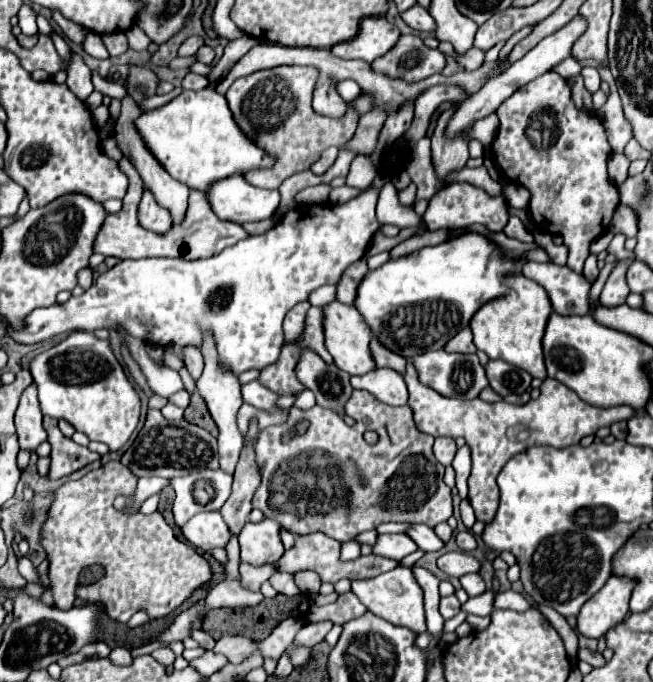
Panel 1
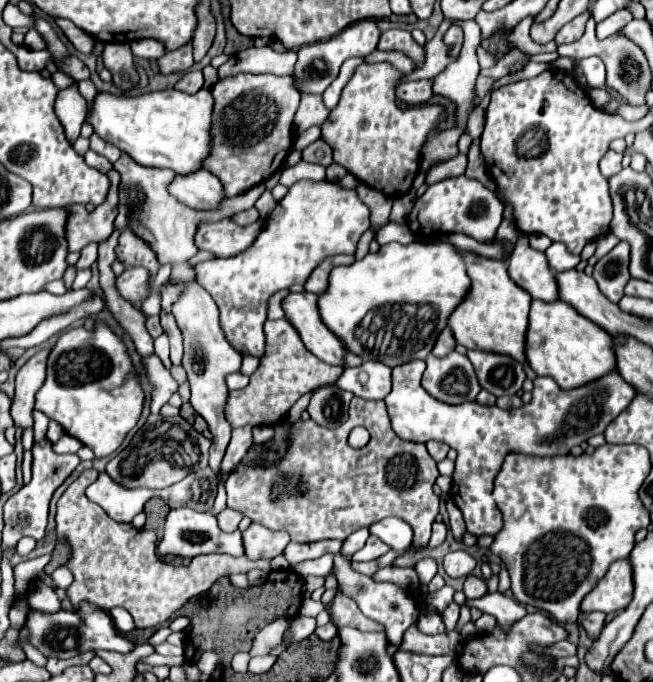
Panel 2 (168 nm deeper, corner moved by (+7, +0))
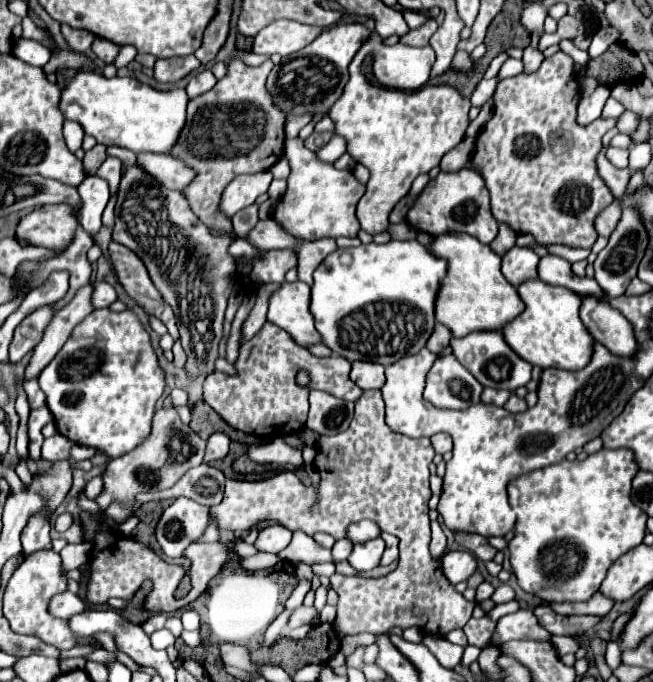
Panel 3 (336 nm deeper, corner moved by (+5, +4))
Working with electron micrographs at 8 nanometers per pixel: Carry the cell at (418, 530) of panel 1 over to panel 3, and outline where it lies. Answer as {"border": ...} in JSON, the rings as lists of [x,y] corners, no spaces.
{"border":[[[370,520],[350,524],[348,530],[346,530],[346,538],[348,538],[352,544],[366,542],[366,540],[372,540],[372,538],[376,538],[376,536],[380,536],[380,528],[378,528],[376,524],[372,524]]]}

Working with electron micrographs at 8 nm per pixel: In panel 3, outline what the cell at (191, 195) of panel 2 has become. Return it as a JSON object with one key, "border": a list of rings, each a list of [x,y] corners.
{"border":[[[144,152],[138,154],[136,164],[152,178],[156,178],[160,184],[164,184],[166,188],[172,190],[184,190],[188,180],[192,178],[192,172],[188,172],[188,168],[184,168],[184,164],[180,164],[180,160],[172,158],[170,154],[152,154],[152,152]]]}

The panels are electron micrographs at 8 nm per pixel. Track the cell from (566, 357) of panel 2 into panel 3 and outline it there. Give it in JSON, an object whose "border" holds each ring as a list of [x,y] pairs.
{"border":[[[538,278],[526,280],[518,286],[518,294],[526,304],[524,312],[518,314],[514,320],[502,326],[502,336],[506,344],[532,366],[540,368],[562,368],[562,370],[580,370],[588,364],[592,352],[592,336],[584,328],[578,310],[582,298],[562,286],[546,284]]]}

